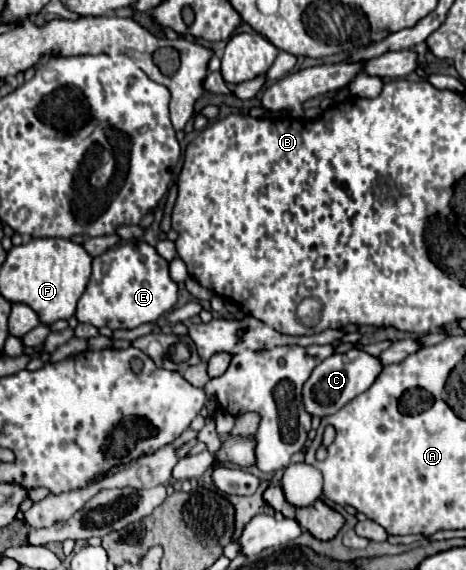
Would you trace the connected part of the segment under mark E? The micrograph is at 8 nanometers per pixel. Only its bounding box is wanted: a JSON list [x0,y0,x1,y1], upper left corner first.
[77,242,177,330]

